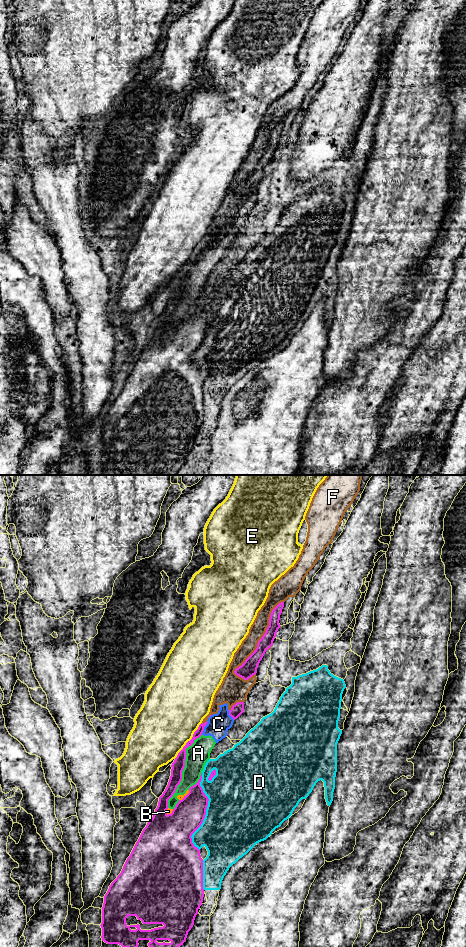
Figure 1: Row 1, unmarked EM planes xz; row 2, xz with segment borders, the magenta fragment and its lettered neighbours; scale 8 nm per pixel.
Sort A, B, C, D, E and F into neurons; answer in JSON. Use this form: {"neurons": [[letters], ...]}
{"neurons": [["A", "B", "C", "F"], ["D"], ["E"]]}

